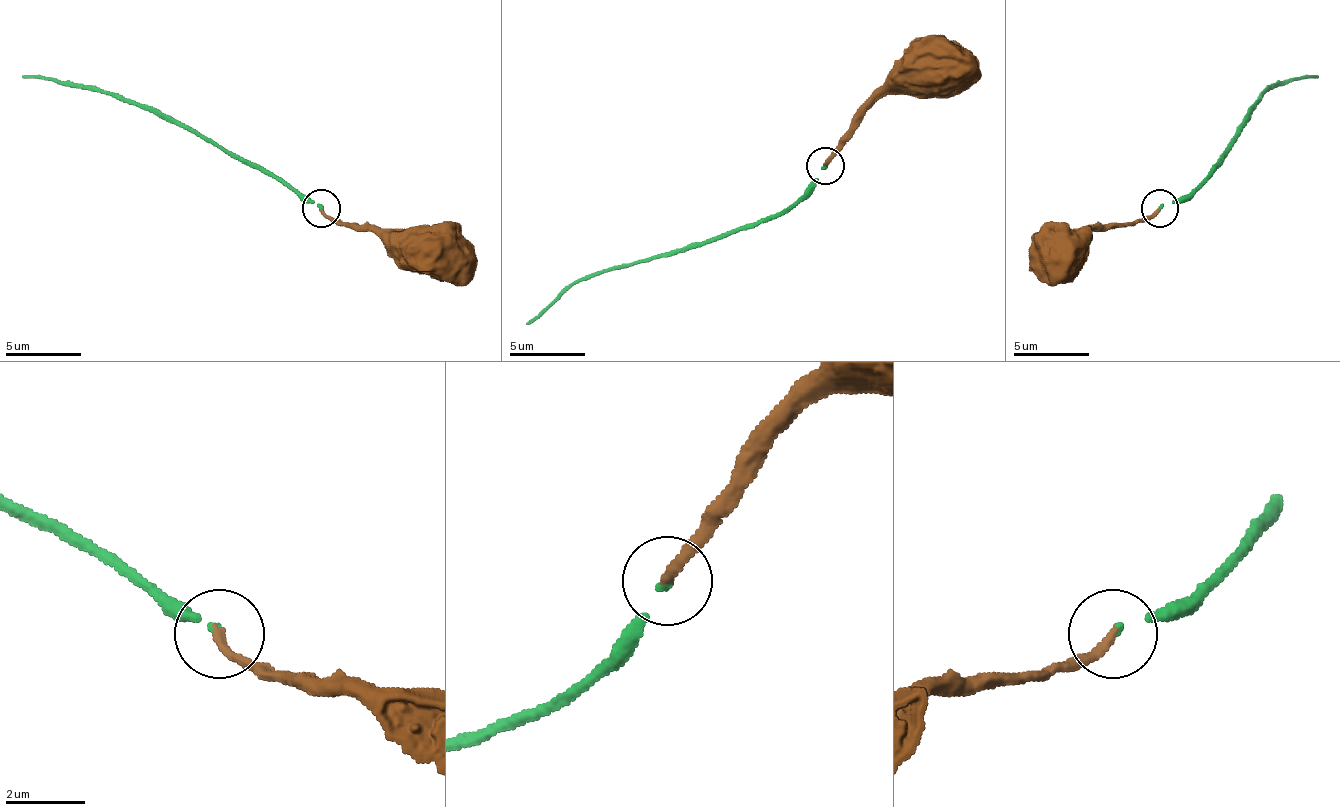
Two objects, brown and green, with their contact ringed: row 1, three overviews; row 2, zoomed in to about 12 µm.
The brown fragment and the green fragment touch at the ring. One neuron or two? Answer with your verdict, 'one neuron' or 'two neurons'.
one neuron

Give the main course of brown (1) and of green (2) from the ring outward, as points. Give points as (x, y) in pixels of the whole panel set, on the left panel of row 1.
1: (322, 209), (341, 224), (379, 231), (428, 231), (435, 239), (428, 246)
2: (322, 209), (303, 201), (281, 179), (92, 88), (21, 77)

